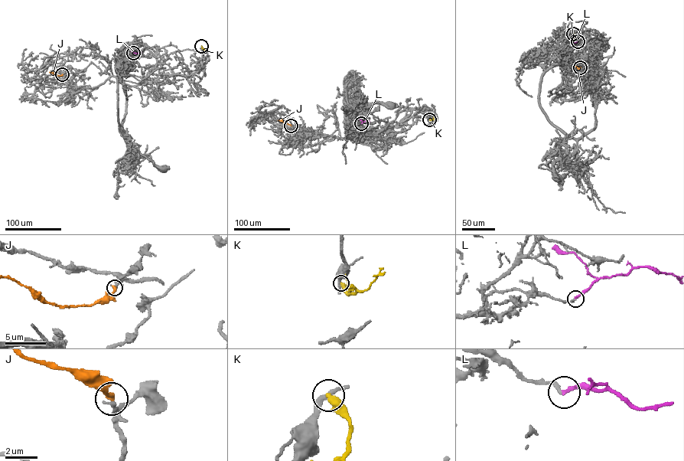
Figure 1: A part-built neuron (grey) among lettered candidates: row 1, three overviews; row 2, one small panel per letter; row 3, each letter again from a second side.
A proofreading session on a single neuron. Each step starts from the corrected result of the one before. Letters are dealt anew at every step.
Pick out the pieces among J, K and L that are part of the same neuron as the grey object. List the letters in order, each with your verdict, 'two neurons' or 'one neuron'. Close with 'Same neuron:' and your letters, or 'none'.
J: one neuron
K: two neurons
L: two neurons
Same neuron: J

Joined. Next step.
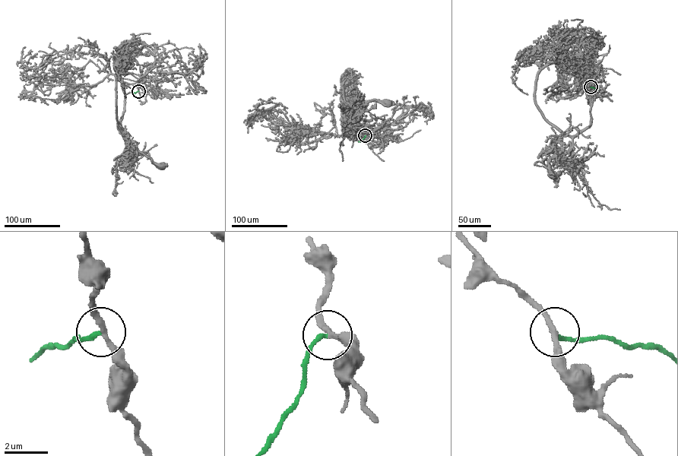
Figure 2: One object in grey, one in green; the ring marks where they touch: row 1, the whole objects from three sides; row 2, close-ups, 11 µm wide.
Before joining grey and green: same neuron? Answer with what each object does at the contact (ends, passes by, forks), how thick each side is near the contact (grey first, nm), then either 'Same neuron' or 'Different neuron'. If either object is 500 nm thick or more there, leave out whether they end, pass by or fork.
At the ring grey passes by. At the ring green ends. Thickness 240 nm (grey) against 180 nm. Same neuron

